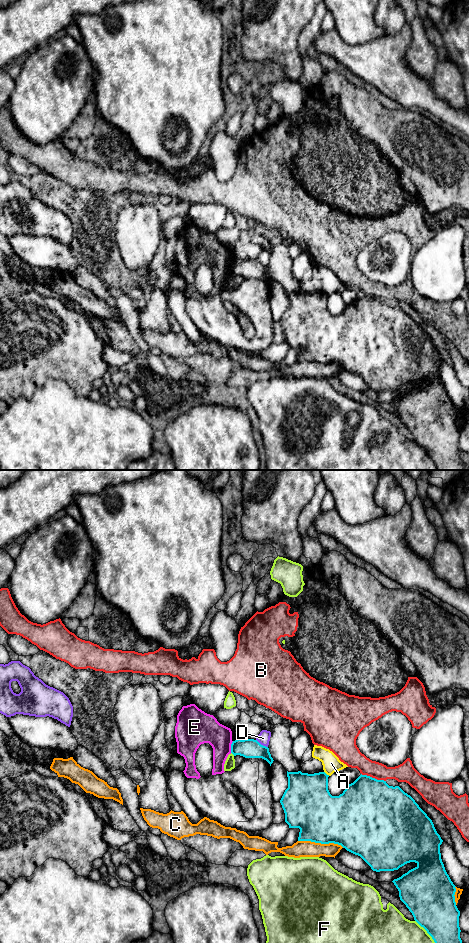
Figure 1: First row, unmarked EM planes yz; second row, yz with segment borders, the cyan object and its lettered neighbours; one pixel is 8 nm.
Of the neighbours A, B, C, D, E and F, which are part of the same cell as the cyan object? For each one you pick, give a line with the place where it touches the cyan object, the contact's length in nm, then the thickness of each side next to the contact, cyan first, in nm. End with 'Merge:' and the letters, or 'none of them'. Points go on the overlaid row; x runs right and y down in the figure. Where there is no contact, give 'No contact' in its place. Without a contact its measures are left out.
Merge: none of them

